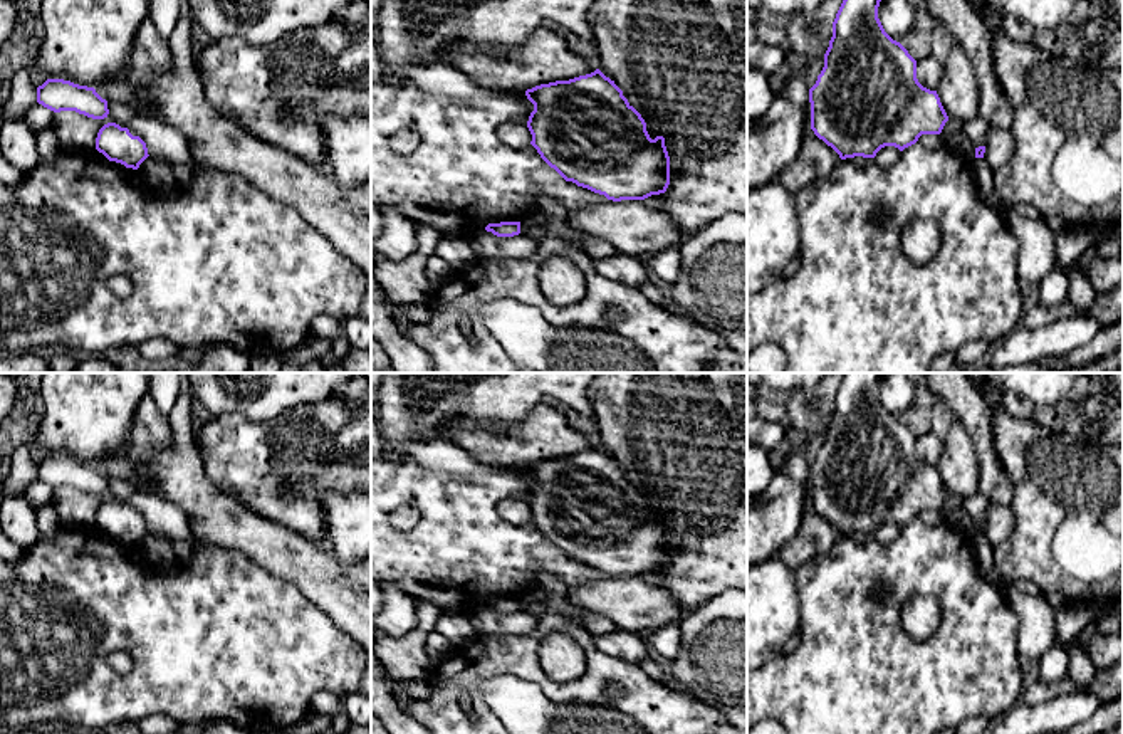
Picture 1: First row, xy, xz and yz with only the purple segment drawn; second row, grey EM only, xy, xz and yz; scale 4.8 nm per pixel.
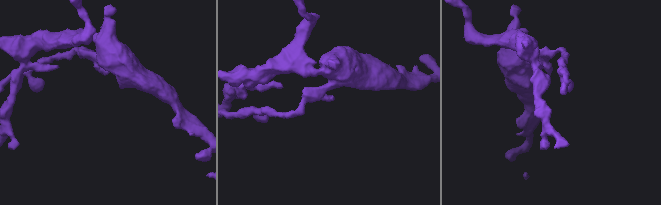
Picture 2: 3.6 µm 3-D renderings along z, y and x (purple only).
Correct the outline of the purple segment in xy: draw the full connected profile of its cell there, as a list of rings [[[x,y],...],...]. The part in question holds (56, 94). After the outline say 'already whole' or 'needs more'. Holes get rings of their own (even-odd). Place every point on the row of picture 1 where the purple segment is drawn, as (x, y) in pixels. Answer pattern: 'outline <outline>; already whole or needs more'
outline [[[47,79],[39,86],[37,102],[54,113],[76,111],[92,119],[104,119],[109,114],[107,101],[94,87],[64,79]]]; already whole

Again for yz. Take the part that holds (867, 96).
outline [[[843,0],[833,22],[824,67],[809,89],[811,129],[841,160],[875,158],[885,146],[903,151],[922,134],[940,134],[948,121],[937,91],[918,82],[917,60],[885,32],[878,18],[880,2]]]; already whole

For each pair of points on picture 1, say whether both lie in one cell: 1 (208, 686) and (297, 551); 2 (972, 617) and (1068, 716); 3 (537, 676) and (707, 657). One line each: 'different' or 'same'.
1: different
2: different
3: different

